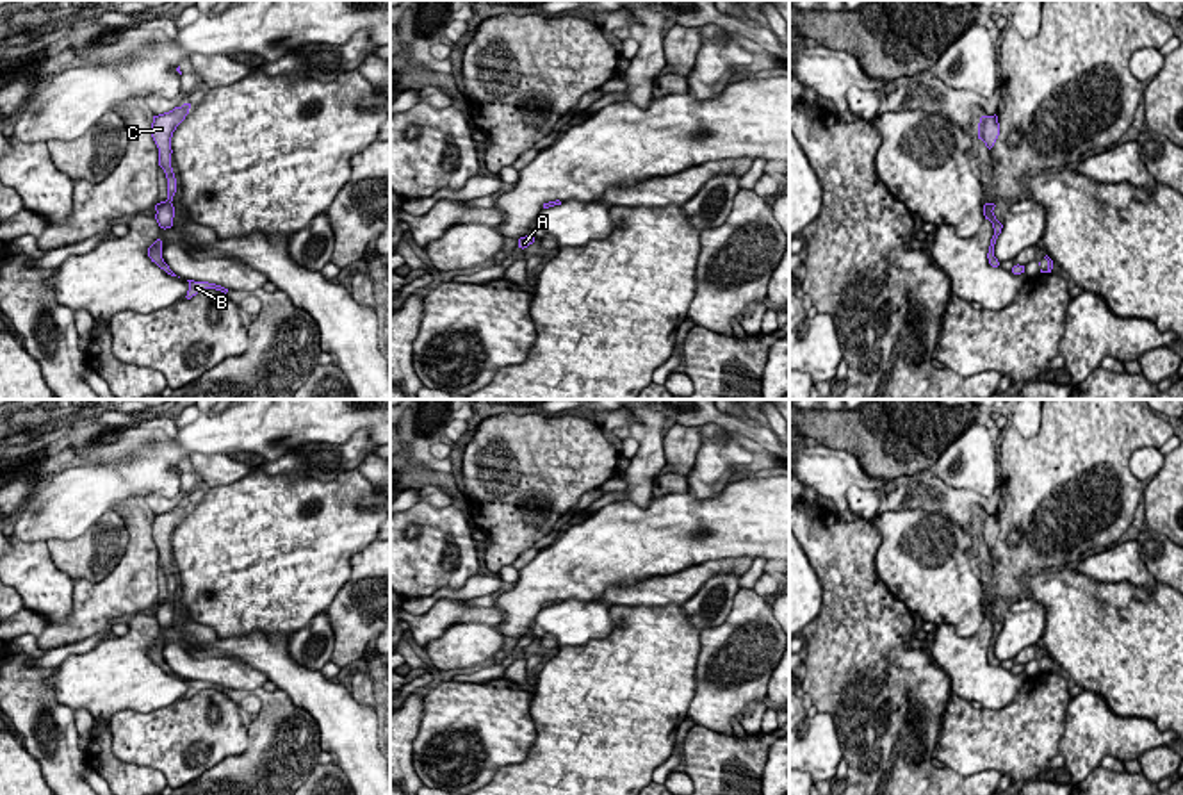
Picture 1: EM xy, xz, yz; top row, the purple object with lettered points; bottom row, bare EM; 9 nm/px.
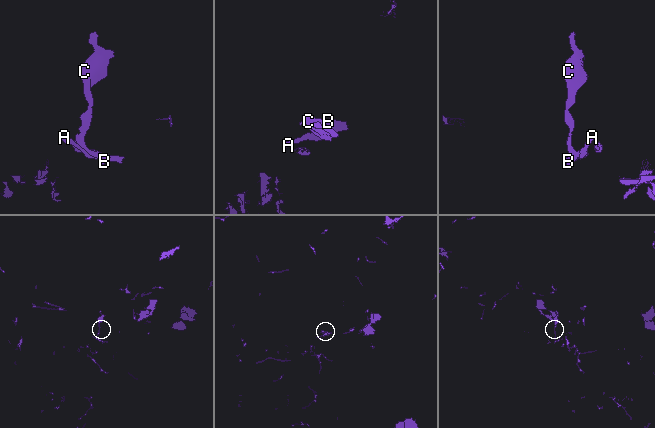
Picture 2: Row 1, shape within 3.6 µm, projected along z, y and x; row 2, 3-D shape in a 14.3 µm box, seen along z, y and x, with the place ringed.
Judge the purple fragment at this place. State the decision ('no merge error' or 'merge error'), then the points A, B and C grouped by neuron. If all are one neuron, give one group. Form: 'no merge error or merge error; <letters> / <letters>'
merge error; A B / C

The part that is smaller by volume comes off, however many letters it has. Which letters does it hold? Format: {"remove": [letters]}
{"remove": ["A", "B"]}

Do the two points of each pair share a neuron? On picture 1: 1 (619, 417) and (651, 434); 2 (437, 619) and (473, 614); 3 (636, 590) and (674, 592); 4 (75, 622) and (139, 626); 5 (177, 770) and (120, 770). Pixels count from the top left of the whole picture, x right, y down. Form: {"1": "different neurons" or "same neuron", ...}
{"1": "different neurons", "2": "same neuron", "3": "same neuron", "4": "different neurons", "5": "different neurons"}

